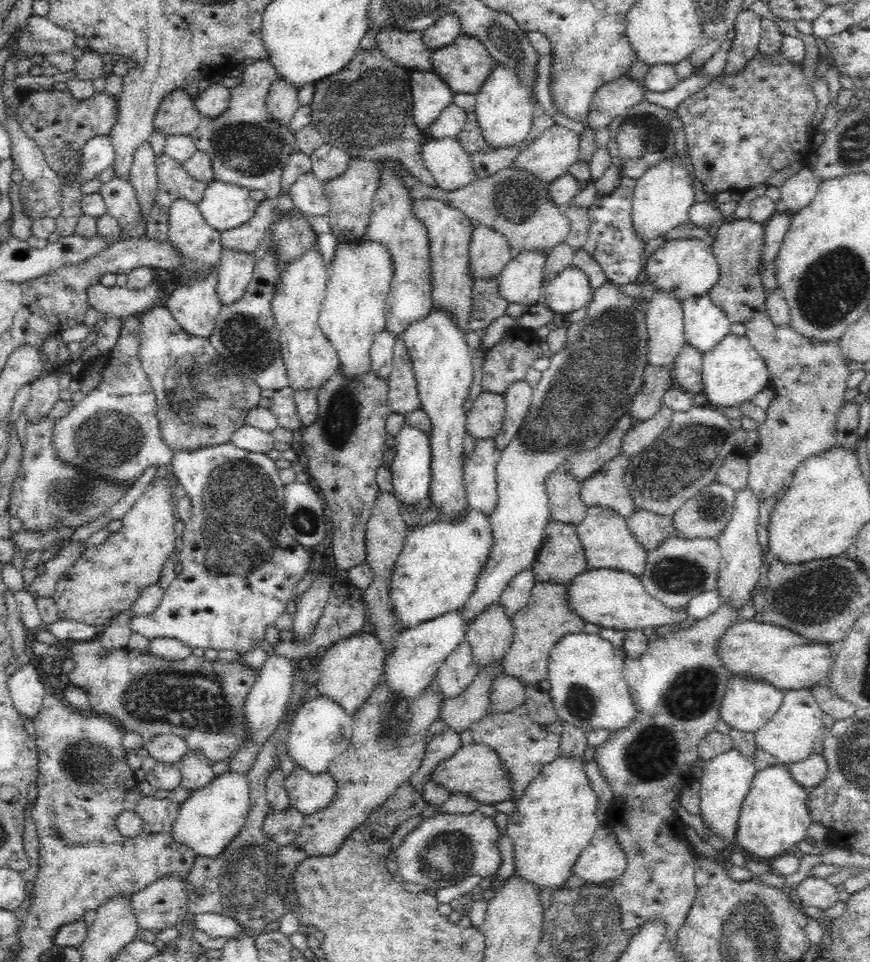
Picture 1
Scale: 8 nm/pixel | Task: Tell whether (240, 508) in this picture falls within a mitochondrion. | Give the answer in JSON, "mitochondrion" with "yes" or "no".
{"mitochondrion":"yes"}

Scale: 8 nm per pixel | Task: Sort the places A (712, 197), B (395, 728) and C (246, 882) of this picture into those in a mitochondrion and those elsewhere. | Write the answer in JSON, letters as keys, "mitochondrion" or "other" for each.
{"A":"other","B":"mitochondrion","C":"mitochondrion"}

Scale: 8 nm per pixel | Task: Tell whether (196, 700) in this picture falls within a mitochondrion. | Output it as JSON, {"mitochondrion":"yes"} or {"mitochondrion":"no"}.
{"mitochondrion":"yes"}

